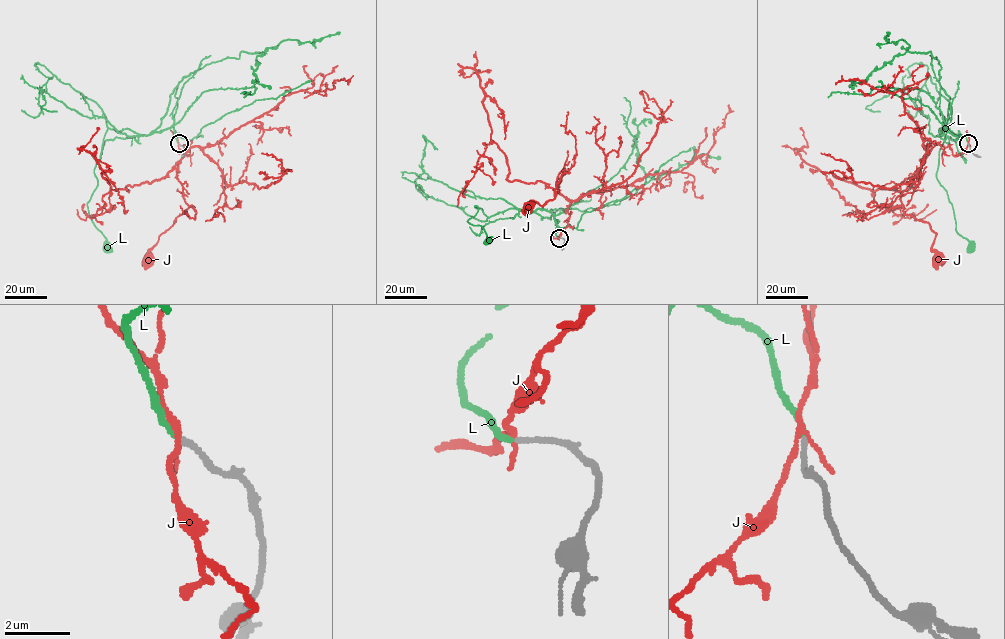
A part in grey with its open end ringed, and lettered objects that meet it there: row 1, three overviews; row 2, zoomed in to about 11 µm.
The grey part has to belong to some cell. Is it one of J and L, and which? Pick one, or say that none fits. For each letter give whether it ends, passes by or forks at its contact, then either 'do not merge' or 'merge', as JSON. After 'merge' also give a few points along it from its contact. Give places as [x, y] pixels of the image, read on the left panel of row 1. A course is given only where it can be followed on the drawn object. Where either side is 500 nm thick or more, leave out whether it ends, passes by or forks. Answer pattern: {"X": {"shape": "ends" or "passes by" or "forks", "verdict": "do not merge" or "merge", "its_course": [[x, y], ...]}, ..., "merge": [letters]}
{"J": {"shape": "passes by", "verdict": "do not merge"}, "L": {"shape": "ends", "verdict": "merge", "its_course": [[178, 144], [172, 126], [149, 135], [108, 128], [94, 169], [97, 186], [87, 204], [107, 246]]}, "merge": ["L"]}

